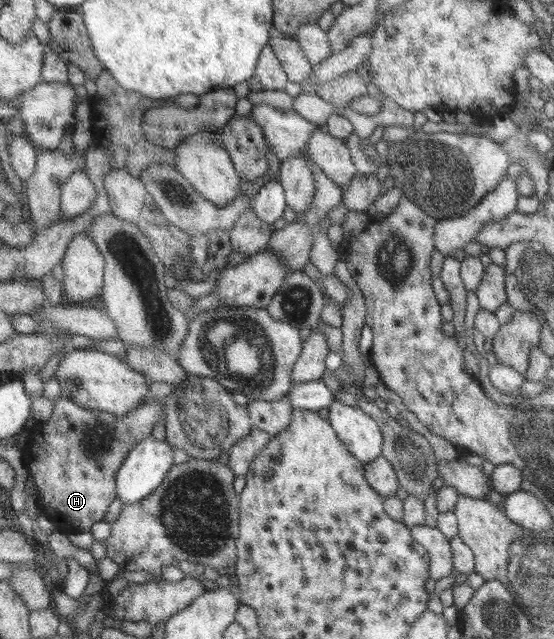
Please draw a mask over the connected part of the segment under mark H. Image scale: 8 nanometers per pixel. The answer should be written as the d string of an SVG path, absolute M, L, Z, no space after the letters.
M58 397L54 401L54 411L44 423L42 433L40 427L35 425L34 431L31 431L30 461L26 467L30 469L32 480L36 484L40 511L47 517L58 515L62 521L86 529L104 520L110 503L118 494L120 466L126 461L136 442L151 435L154 424L164 413L164 403L162 399L153 397L126 415L114 415L112 412L85 408L70 398Z

